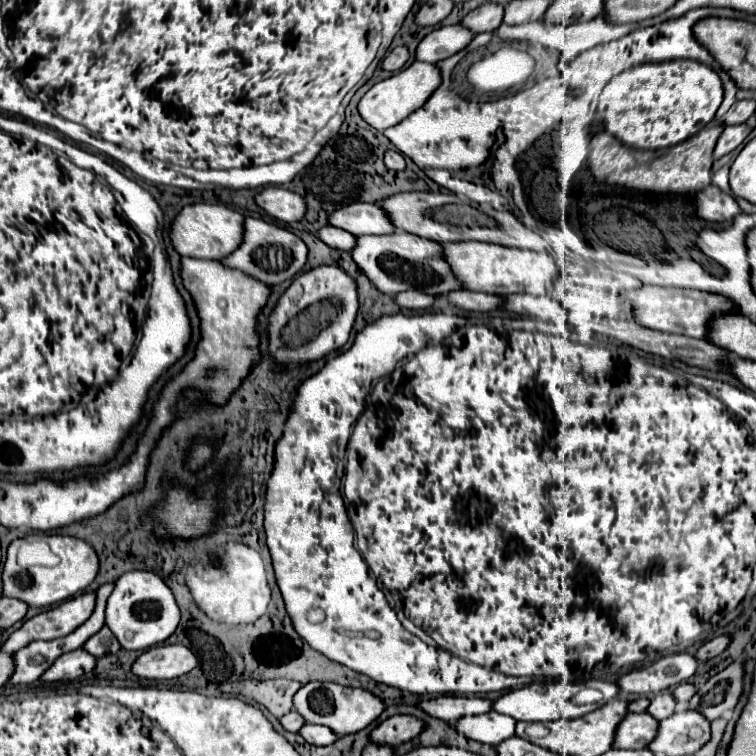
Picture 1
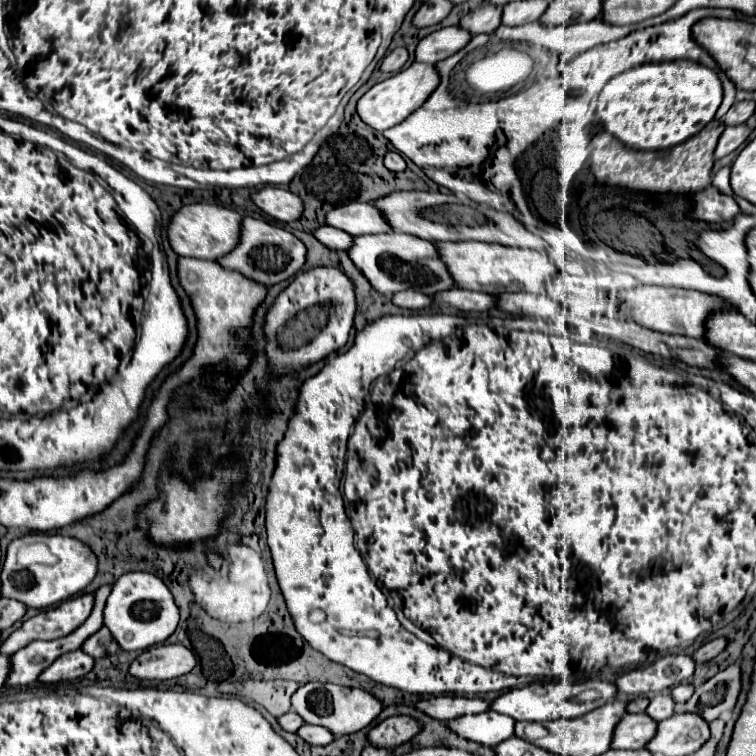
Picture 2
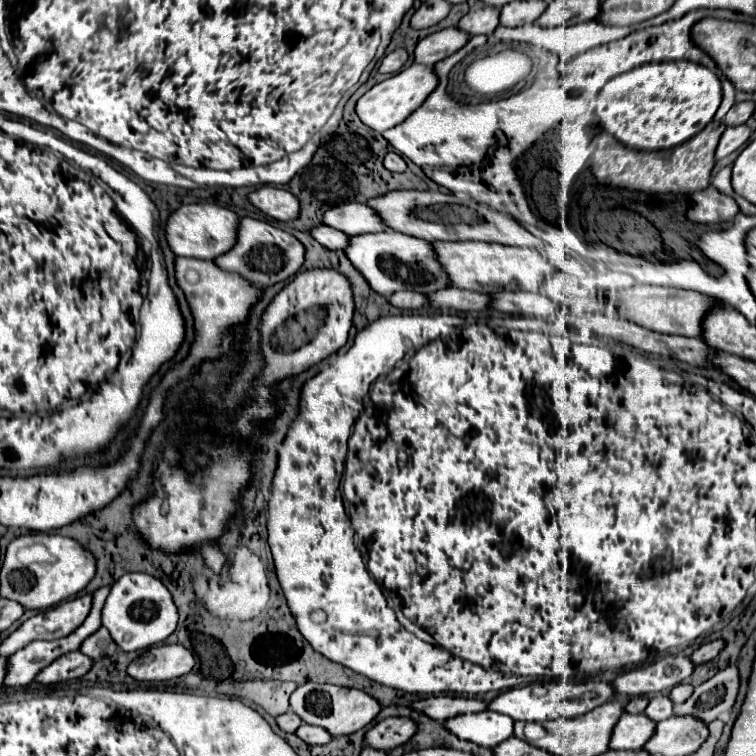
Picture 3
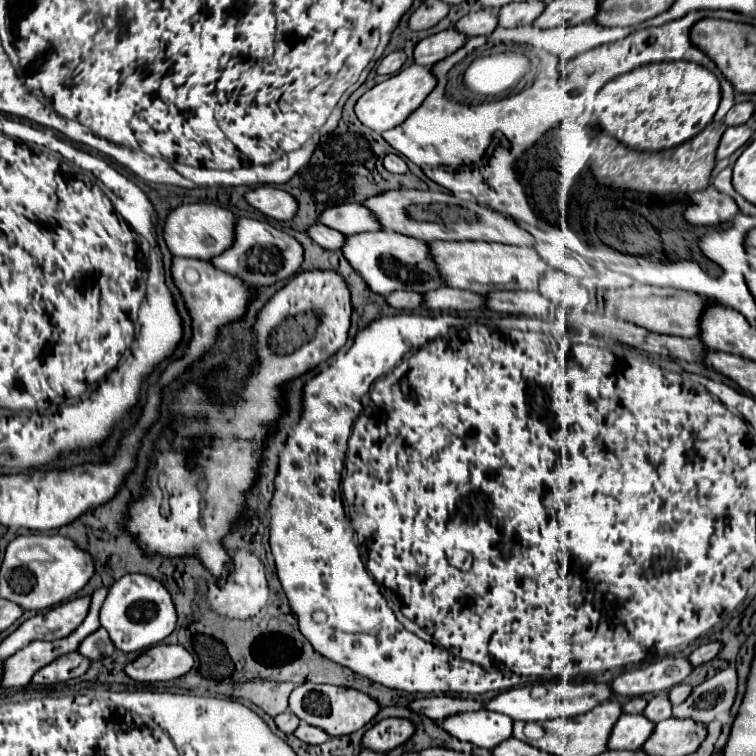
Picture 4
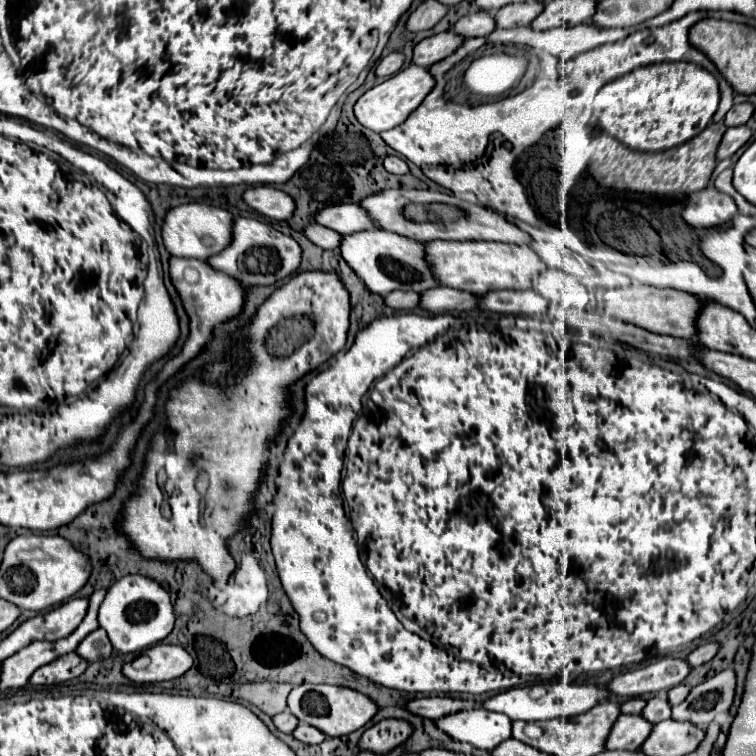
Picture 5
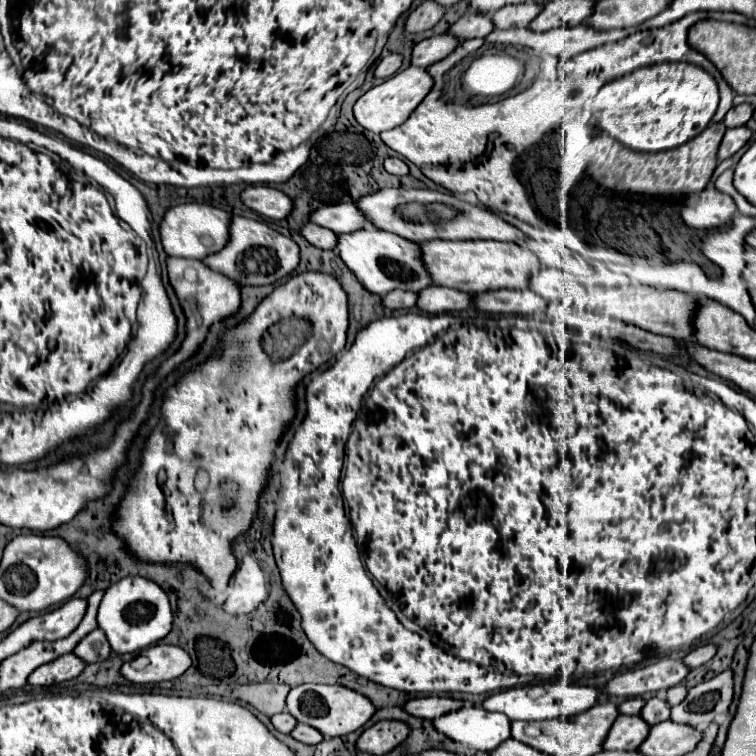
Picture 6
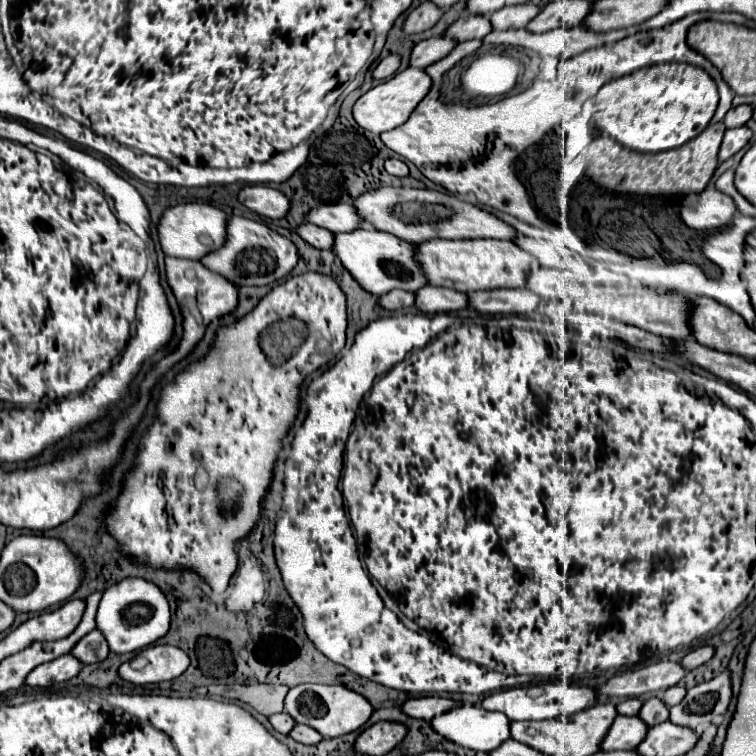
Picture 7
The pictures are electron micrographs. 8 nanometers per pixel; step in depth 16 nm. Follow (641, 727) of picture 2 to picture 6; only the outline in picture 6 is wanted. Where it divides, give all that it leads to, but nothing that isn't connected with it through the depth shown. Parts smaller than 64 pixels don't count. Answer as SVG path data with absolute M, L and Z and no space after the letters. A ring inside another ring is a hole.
M618 716L616 724L612 724L608 732L608 740L604 740L604 750L636 750L648 736L650 724L640 720L640 716Z

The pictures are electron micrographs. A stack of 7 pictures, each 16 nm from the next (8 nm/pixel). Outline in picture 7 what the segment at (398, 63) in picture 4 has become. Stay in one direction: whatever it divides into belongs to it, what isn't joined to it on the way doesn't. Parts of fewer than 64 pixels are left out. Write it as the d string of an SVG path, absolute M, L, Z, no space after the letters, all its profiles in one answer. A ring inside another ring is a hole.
M388 56L372 70L372 78L374 80L386 80L388 76L392 76L398 70L398 66L400 66L400 58L398 56Z

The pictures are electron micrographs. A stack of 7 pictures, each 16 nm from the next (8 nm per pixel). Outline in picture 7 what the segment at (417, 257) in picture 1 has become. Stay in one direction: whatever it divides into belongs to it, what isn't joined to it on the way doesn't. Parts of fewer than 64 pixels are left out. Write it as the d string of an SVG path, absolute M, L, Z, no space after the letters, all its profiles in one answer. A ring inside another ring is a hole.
M358 228L352 232L334 232L332 252L336 254L336 258L340 258L342 266L366 292L382 296L394 288L416 292L418 288L426 286L424 276L420 276L420 268L412 264L412 246L414 244L404 244L404 240L392 234Z

